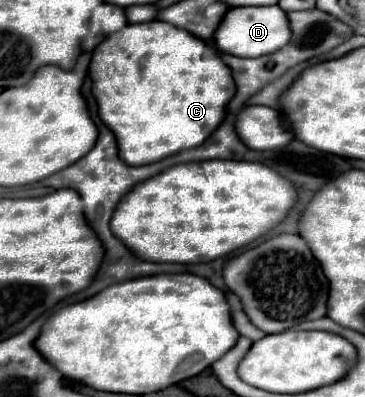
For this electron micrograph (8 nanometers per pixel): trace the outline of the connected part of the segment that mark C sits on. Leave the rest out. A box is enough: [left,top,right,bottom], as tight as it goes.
[89,22,235,166]

